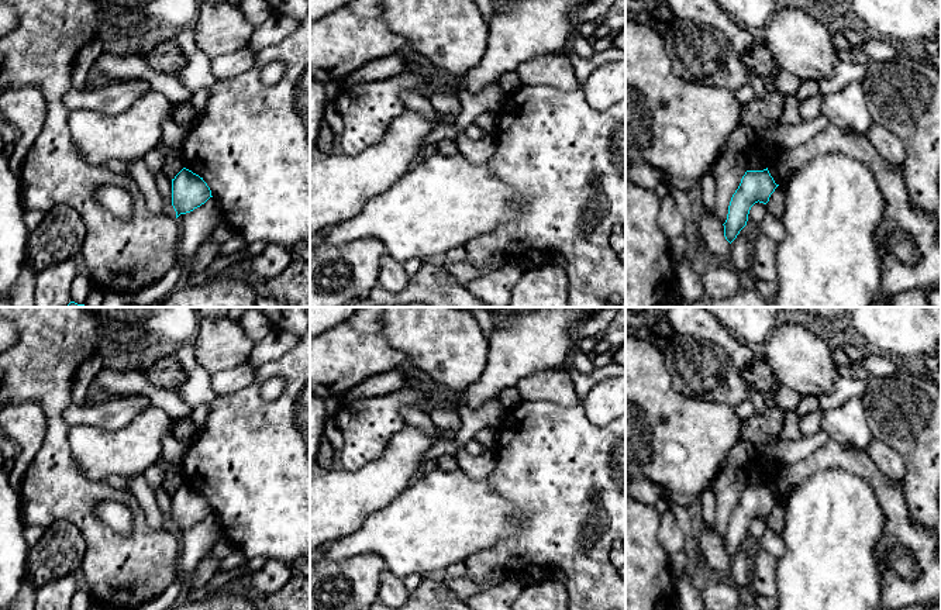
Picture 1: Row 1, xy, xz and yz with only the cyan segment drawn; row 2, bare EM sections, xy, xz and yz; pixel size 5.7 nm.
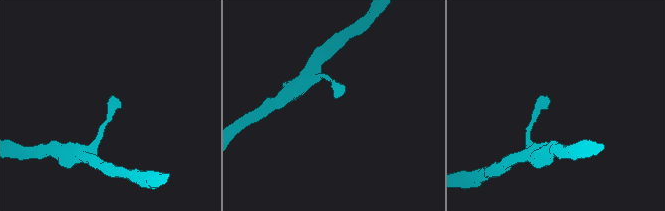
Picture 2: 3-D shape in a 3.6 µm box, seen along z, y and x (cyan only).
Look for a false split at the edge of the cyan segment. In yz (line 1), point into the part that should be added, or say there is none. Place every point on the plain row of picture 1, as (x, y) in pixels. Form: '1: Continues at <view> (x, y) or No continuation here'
1: No continuation here

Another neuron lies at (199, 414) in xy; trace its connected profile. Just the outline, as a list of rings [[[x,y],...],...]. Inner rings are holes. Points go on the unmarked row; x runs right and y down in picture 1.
[[[199,404],[192,409],[190,418],[193,420],[196,428],[199,431],[203,430],[207,416],[208,416],[208,411],[210,411],[210,406],[207,406],[207,404]]]

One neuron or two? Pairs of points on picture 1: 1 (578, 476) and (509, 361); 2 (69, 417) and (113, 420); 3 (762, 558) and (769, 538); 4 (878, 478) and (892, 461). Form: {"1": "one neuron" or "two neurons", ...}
{"1": "two neurons", "2": "one neuron", "3": "two neurons", "4": "two neurons"}

